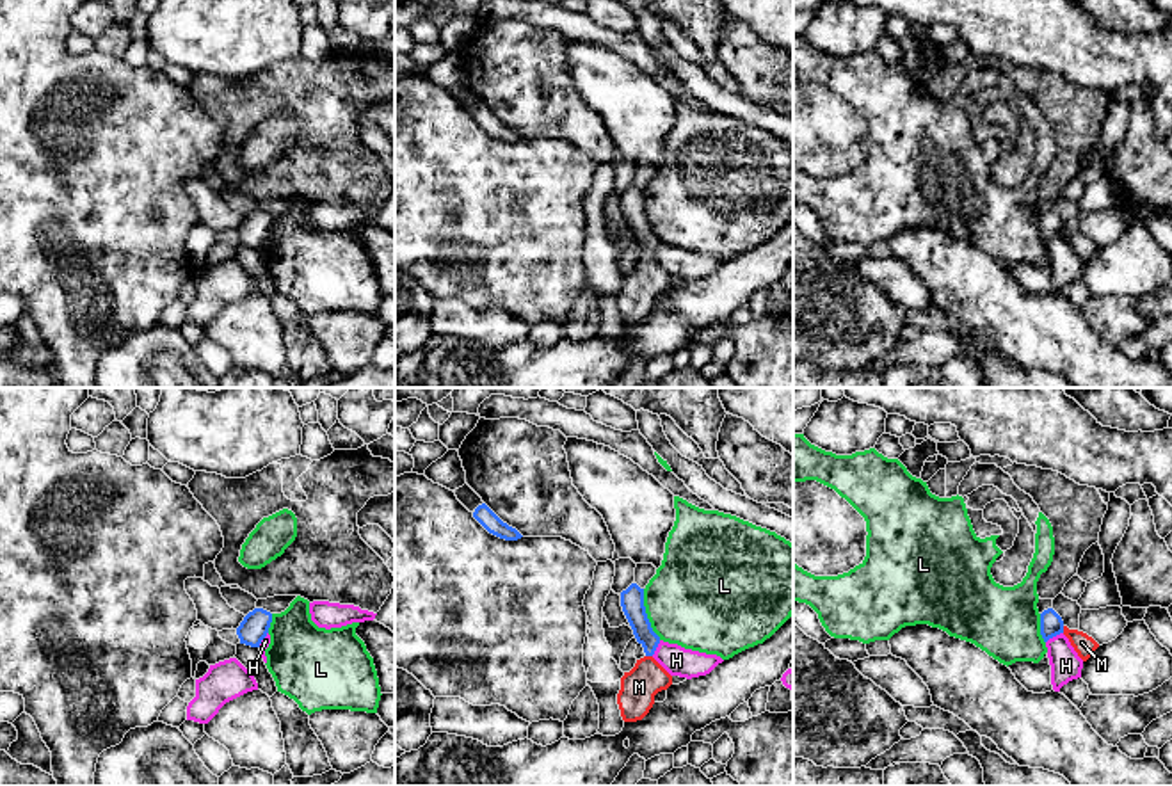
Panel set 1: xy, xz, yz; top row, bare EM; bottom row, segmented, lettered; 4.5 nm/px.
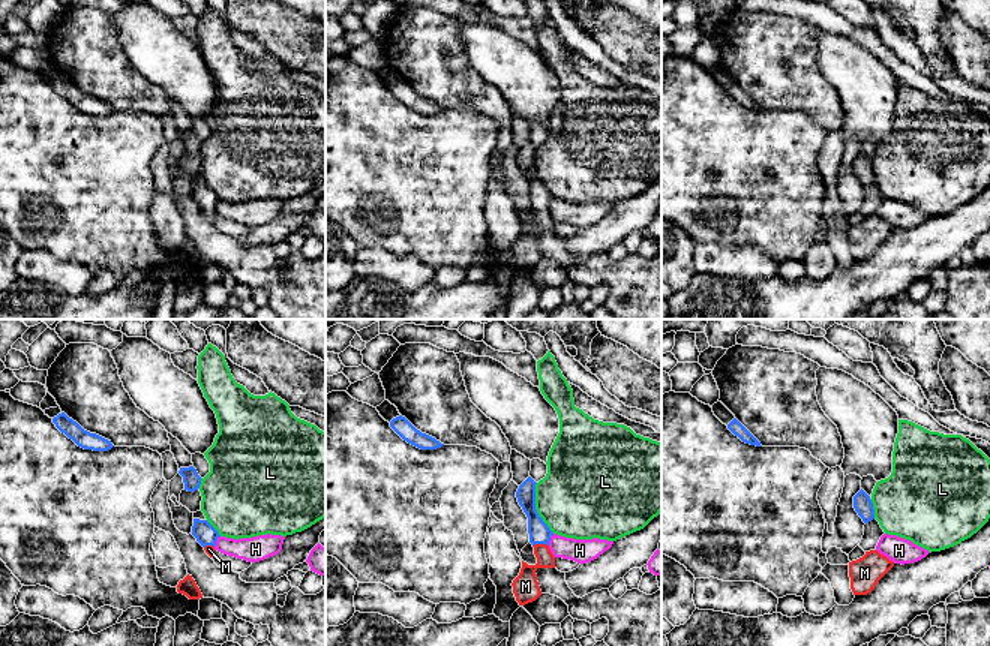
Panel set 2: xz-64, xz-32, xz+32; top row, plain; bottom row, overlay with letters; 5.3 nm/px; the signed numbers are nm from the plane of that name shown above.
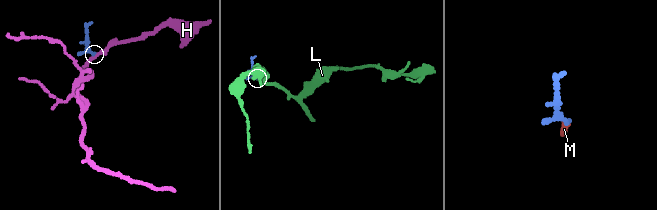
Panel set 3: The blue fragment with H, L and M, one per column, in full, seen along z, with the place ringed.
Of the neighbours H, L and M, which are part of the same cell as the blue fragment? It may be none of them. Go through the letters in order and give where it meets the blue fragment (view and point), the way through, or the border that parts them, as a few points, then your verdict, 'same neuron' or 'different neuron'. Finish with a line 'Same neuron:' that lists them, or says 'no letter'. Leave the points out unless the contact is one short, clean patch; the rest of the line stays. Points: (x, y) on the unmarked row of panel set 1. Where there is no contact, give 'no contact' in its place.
H: yz (1053, 237) | along yz (1062, 233), (1046, 244) | different neuron
L: xz (646, 216) | along xz (642, 191), (646, 219), (660, 240) | different neuron
M: xz (650, 256) | across xz (632, 205), (650, 242), (650, 256), (648, 280), (639, 288) | same neuron
Same neuron: M

